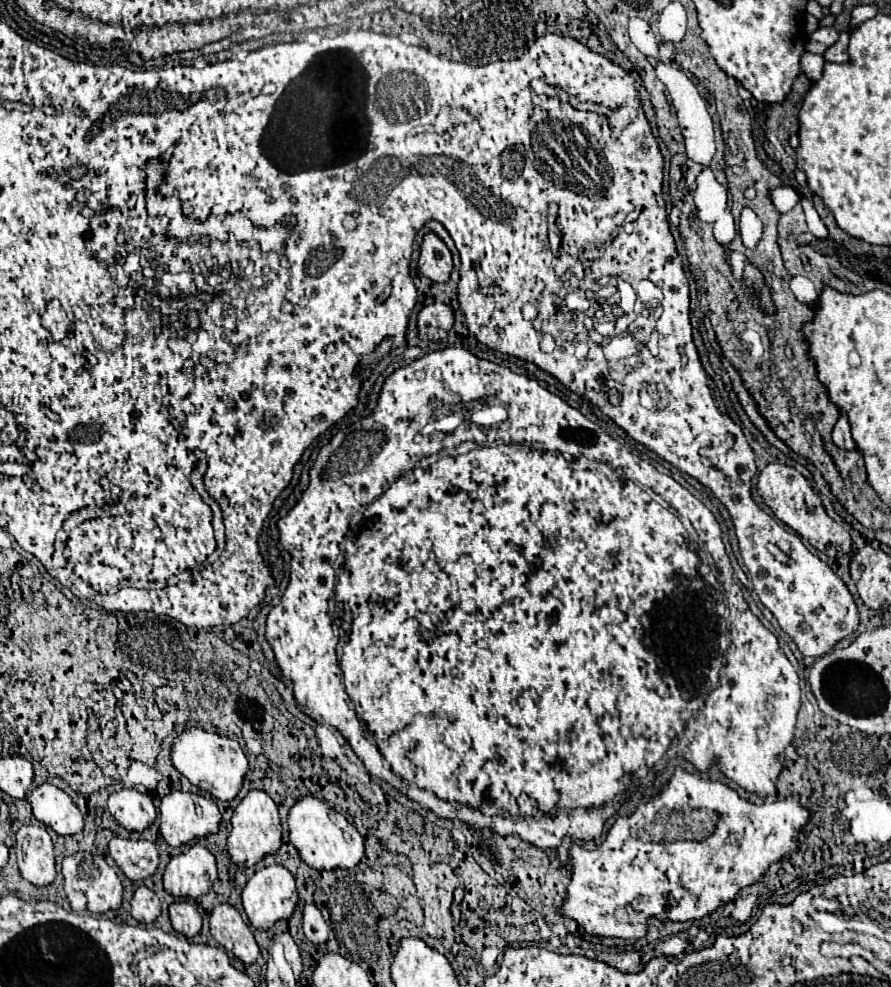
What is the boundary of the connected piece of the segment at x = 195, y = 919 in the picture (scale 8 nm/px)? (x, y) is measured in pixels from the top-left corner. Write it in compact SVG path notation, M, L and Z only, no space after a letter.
M175 901L169 905L169 917L175 931L195 937L201 931L201 915L189 901Z

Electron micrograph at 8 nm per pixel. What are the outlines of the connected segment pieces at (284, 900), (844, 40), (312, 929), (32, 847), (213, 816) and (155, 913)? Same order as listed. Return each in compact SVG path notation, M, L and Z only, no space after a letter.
M279 863L269 865L259 869L243 887L241 891L243 899L243 909L255 929L269 929L275 921L287 919L297 903L297 889L295 889L295 879L293 875Z
M843 31L843 33L839 35L839 41L825 51L825 55L823 55L825 61L845 63L845 61L847 61L847 43L849 43L849 31Z
M307 901L303 905L303 931L305 931L305 937L317 945L325 943L327 937L329 937L329 925L325 923L319 907L311 901Z
M23 825L17 831L17 863L21 875L37 885L49 885L57 877L55 869L55 847L51 835L43 825Z
M171 791L161 799L161 833L165 841L179 847L195 837L217 833L221 813L213 799L195 793Z
M139 885L131 899L131 915L143 925L151 925L159 917L159 913L161 913L161 903L157 895L149 887Z

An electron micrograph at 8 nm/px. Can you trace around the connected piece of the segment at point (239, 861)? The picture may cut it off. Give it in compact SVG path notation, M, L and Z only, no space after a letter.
M251 789L233 811L231 833L227 837L227 851L235 865L251 867L257 861L261 861L265 855L275 853L279 847L281 847L281 821L279 821L277 805L265 791Z

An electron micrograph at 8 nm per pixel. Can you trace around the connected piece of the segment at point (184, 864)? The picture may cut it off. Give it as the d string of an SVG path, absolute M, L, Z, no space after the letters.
M199 843L191 845L185 853L175 855L163 873L163 887L175 897L201 897L217 879L215 857Z

